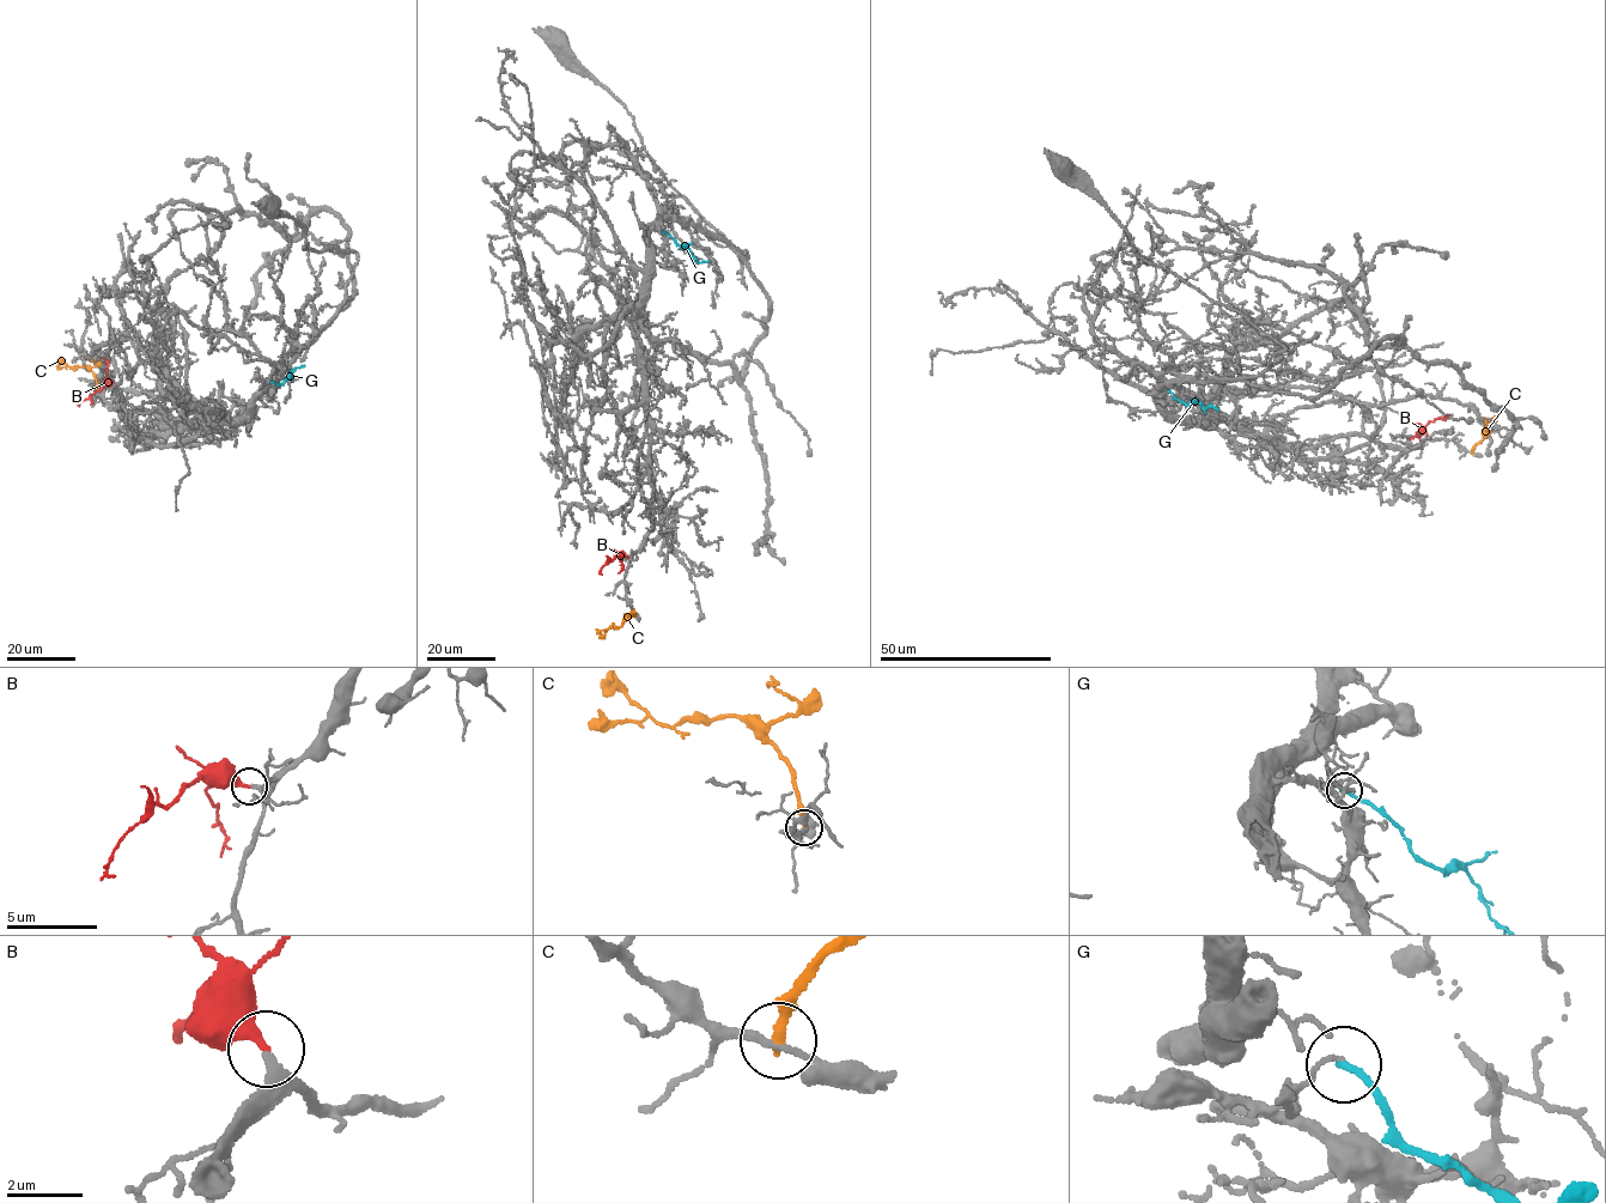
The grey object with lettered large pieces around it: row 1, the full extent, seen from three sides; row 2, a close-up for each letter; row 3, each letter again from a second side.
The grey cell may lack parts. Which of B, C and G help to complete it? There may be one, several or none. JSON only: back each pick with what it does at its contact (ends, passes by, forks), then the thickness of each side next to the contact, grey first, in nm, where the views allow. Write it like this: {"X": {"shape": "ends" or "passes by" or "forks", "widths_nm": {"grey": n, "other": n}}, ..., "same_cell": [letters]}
{"B": {"shape": "ends", "widths_nm": {"grey": 240, "other": 300}}, "same_cell": ["B"]}

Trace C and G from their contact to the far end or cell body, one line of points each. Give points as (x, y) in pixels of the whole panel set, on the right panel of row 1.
C: (1471, 451), (1489, 432), (1485, 427), (1494, 421), (1495, 415)
G: (1169, 390), (1187, 405), (1198, 402), (1204, 408), (1214, 406), (1217, 409)

